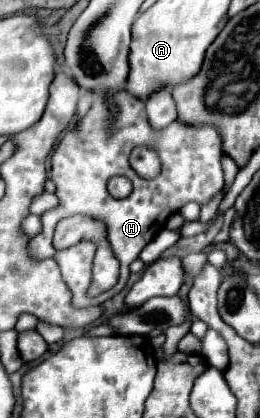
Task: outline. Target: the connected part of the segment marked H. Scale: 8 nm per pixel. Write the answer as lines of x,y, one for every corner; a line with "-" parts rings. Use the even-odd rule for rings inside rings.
118,90
114,92
114,96
96,94
96,100
92,102
82,122
64,134
64,138
52,154
50,180
56,184
58,206
40,216
42,232
28,242
30,258
46,260
56,254
52,246
52,236
60,218
72,214
88,214
104,220
110,232
112,250
120,263
118,282
109,291
93,299
82,294
78,296
80,300
74,300
73,295
73,305
77,308
84,308
84,300
91,305
100,306
126,286
130,276
128,266
138,258
142,248
164,228
166,220
174,212
178,212
186,202
204,204
218,190
222,190
224,176
220,166
220,154
222,136
218,128
212,124
190,126
182,124
180,120
174,120
170,126
156,130
148,122
144,102
140,98
128,94
126,90
-
136,146
150,146
158,152
162,172
156,178
146,180
138,176
130,166
130,152
-
112,176
126,176
132,182
130,196
118,200
108,194
106,184

